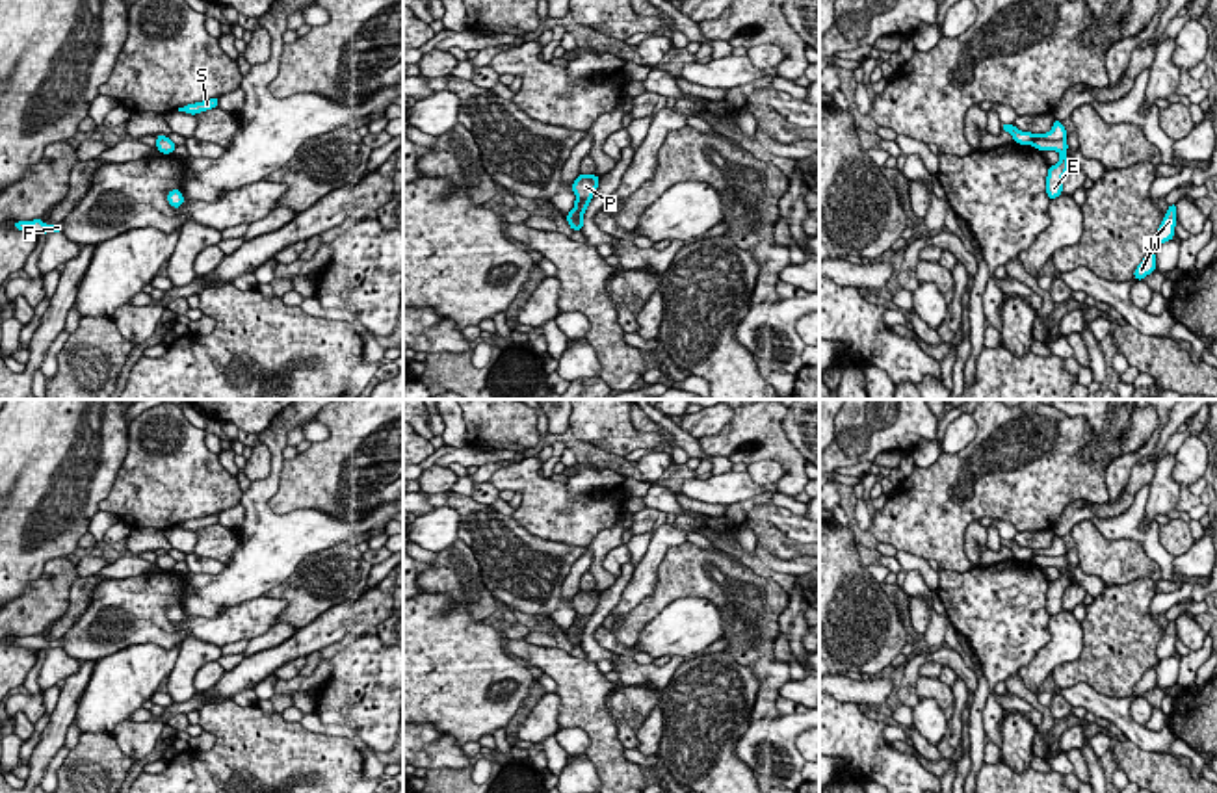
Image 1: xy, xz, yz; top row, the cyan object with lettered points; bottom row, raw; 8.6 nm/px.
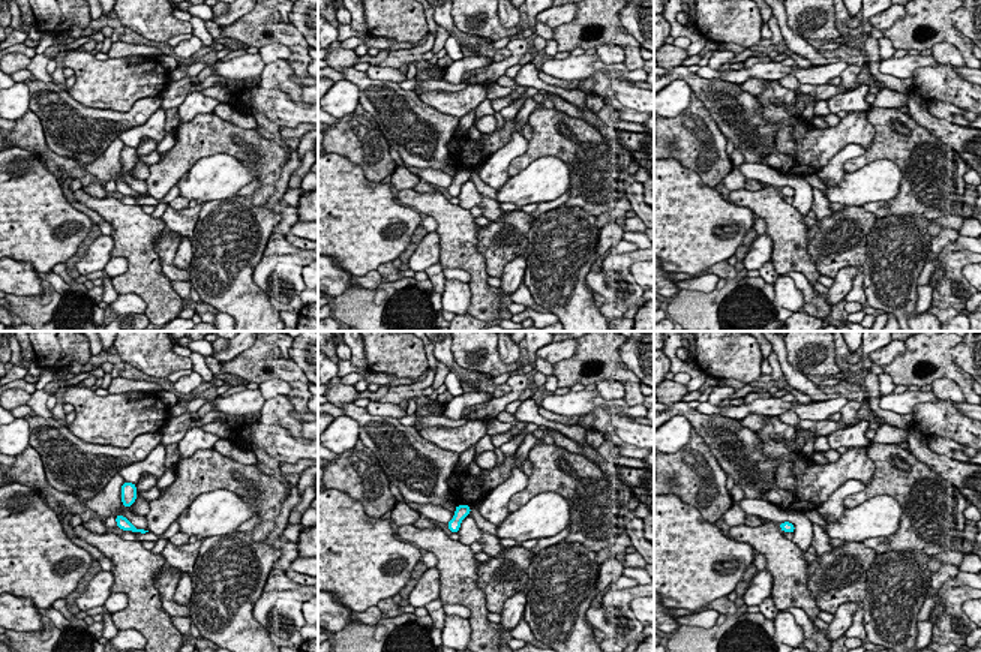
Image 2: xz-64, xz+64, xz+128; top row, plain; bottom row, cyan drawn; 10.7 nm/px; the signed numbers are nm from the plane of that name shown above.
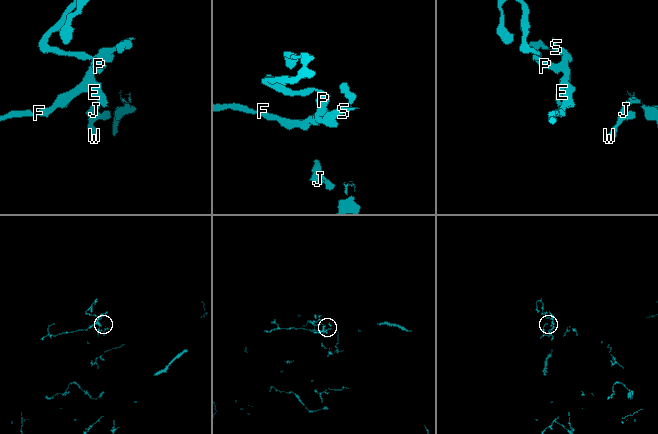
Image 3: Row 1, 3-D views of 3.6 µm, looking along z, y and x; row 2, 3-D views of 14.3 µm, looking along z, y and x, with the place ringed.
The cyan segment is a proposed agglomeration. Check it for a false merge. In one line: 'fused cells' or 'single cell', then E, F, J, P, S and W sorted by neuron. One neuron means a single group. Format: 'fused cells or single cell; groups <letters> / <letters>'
fused cells; groups E F J W / P S

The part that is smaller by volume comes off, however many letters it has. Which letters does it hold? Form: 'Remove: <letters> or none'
Remove: P, S

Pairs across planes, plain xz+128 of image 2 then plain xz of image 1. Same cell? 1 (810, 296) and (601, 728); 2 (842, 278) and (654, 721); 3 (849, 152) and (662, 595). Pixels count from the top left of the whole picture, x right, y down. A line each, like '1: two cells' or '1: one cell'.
1: two cells
2: one cell
3: two cells

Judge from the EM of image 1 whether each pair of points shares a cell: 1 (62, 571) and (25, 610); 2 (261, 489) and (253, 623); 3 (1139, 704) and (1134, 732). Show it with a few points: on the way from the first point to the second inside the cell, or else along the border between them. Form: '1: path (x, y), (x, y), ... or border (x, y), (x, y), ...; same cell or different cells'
1: path (54, 580), (34, 600); same cell
2: border (264, 593), (227, 606), (216, 617); different cells
3: border (1134, 697), (1130, 715), (1143, 727); different cells

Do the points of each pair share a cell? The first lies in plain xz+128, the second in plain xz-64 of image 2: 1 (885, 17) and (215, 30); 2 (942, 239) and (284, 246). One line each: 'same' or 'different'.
1: different
2: same

